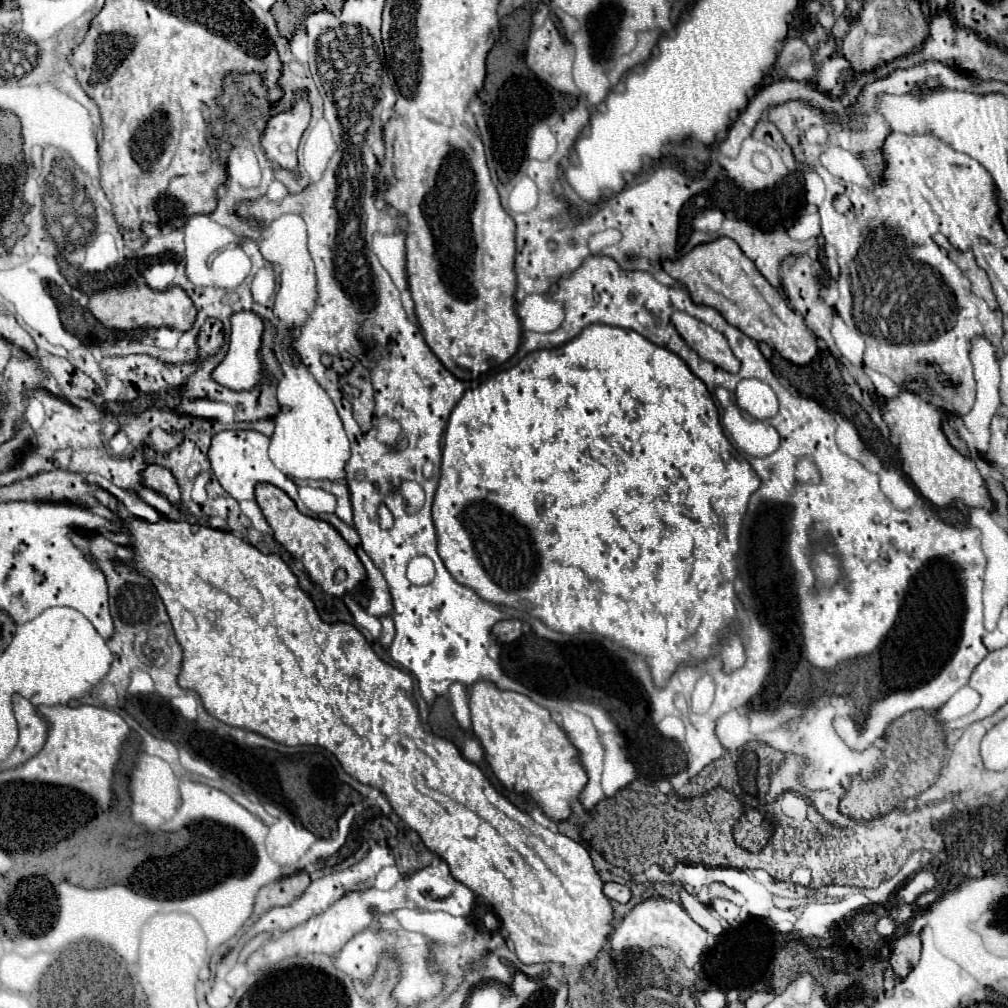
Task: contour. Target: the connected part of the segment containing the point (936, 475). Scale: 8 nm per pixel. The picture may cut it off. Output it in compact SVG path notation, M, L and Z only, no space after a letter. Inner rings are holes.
M901 392L899 398L885 402L885 408L881 408L881 418L891 434L901 436L896 453L902 471L915 482L919 492L929 502L935 506L949 506L953 500L961 500L965 506L981 506L991 510L991 502L975 462L957 454L955 448L947 442L939 424L943 412L935 404L921 400L911 392Z

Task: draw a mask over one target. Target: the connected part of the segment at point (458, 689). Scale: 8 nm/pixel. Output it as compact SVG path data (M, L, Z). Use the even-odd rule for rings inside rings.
M453 682L449 686L449 696L451 696L451 704L453 704L453 712L457 722L461 724L461 728L469 728L471 720L469 720L469 706L467 706L467 692L465 686L459 682Z

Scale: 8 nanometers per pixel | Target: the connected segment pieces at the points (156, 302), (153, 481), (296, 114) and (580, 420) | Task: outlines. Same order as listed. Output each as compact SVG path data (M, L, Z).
M145 282L117 284L107 290L95 292L89 298L89 310L101 324L105 324L107 328L117 328L117 330L133 330L141 326L155 326L155 328L169 326L169 328L177 328L185 332L191 328L197 314L191 298L179 286L171 286L159 292L159 290L151 290Z
M147 464L143 474L141 474L141 478L143 478L143 486L145 488L151 488L157 494L165 496L171 506L175 506L175 508L181 506L179 482L175 482L175 474L171 474L171 470L167 470L165 466Z
M299 90L297 100L279 114L273 114L267 118L267 126L261 134L261 148L269 160L279 164L281 168L289 170L295 180L299 180L297 172L297 148L299 140L309 126L311 120L311 104L307 100L307 90Z
M589 324L581 330L581 334L563 346L529 352L517 366L507 370L507 412L505 408L501 412L501 404L497 404L497 396L505 396L505 388L499 384L499 378L489 378L471 392L475 394L465 394L465 400L457 404L453 416L449 418L441 460L441 480L433 500L437 550L451 576L459 584L473 588L485 602L517 610L543 608L543 614L531 616L539 618L555 632L597 632L631 652L643 654L651 666L653 682L657 686L663 686L683 662L699 662L709 656L721 656L725 672L743 666L745 652L735 634L725 646L719 646L717 642L725 626L735 620L733 580L737 574L735 556L739 550L741 520L747 510L749 496L759 488L759 478L723 434L717 408L703 380L697 378L675 352L653 344L633 330Z

